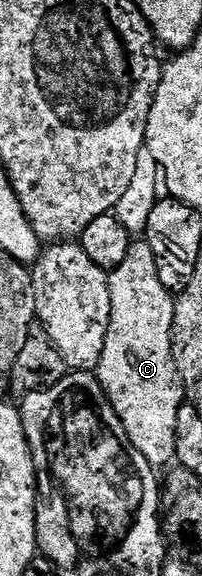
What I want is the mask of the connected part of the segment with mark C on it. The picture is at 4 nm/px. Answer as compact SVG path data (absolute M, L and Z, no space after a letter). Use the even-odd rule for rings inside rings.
M145 241L129 243L125 259L109 271L107 284L111 316L105 337L105 349L101 353L97 368L99 383L105 389L107 400L113 405L117 417L121 417L121 425L125 425L125 433L137 453L141 453L141 457L145 457L145 461L149 461L152 467L163 469L175 459L177 413L185 405L183 379L175 368L175 358L171 352L175 299L172 292L167 291L165 285L161 285L161 277L157 277L157 257L153 257L153 249L149 249Z

